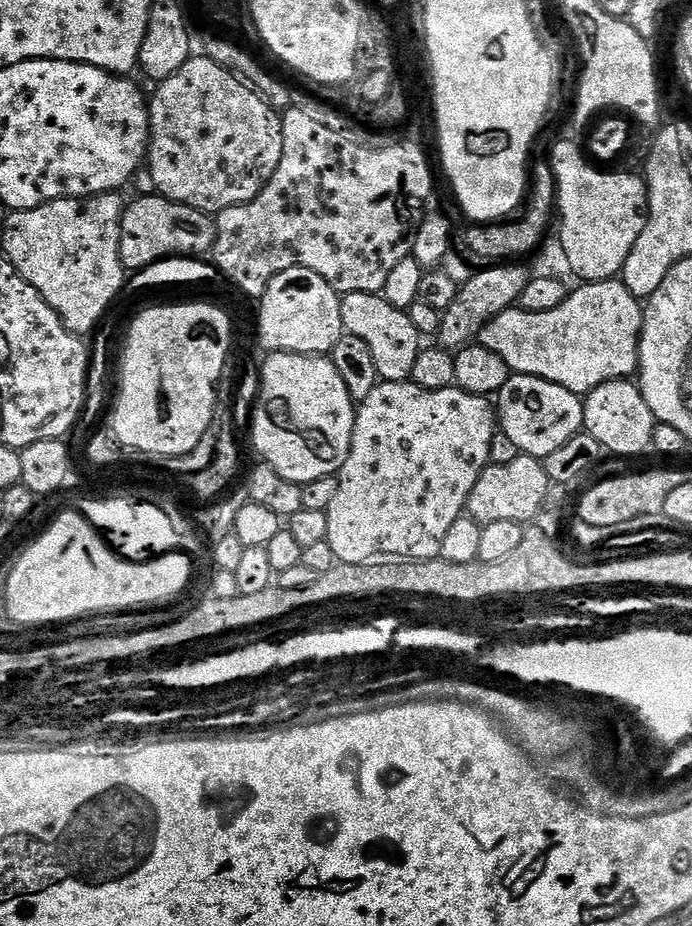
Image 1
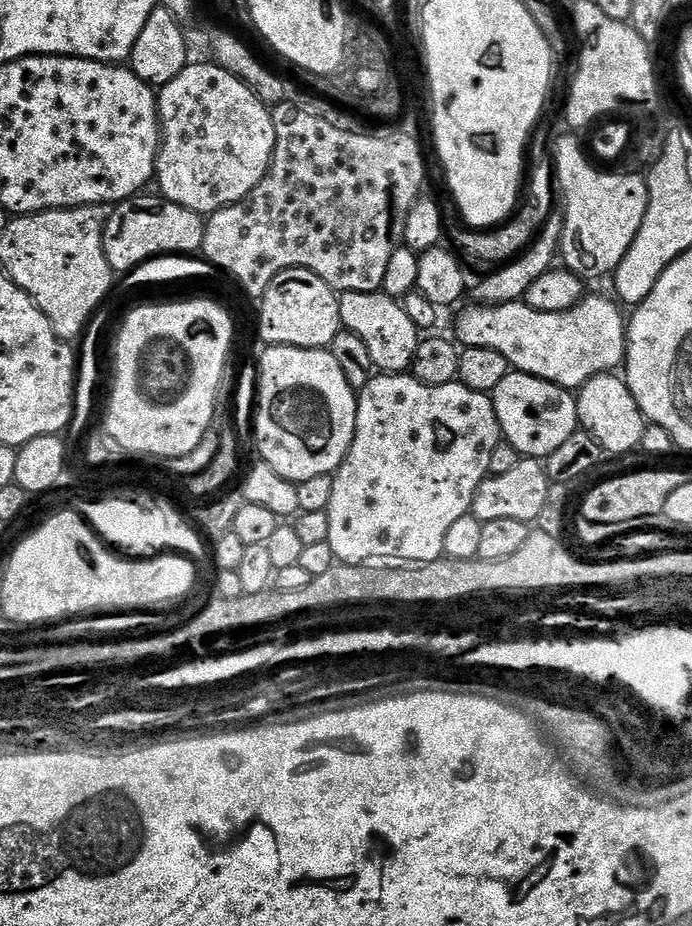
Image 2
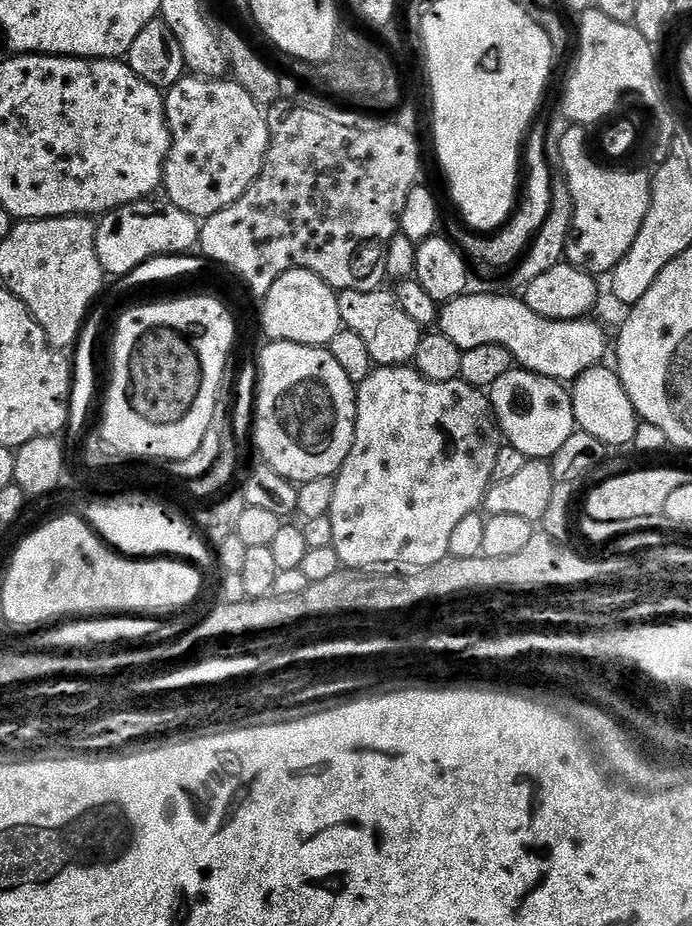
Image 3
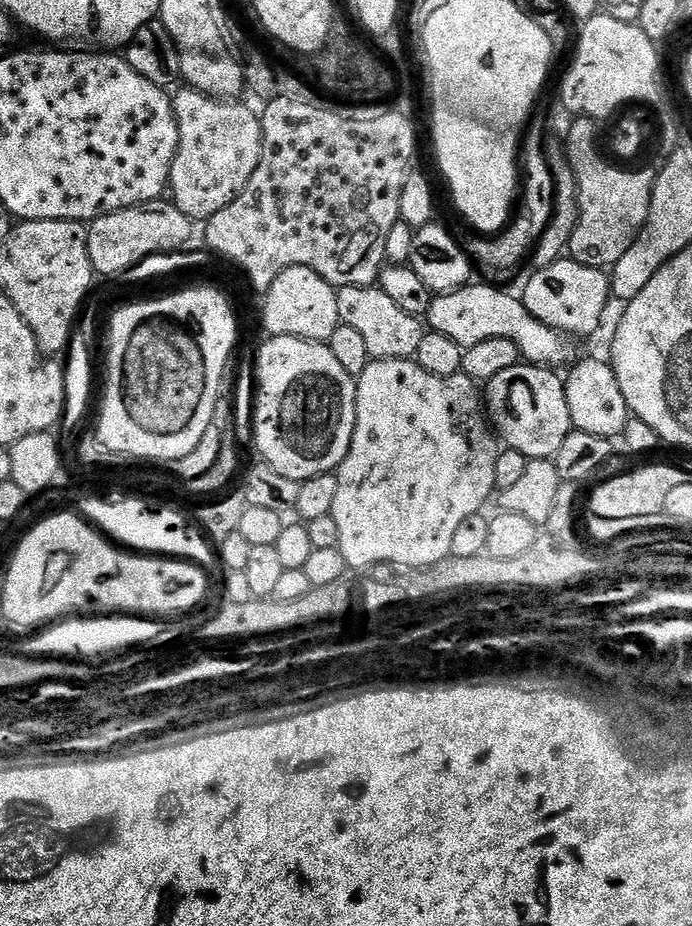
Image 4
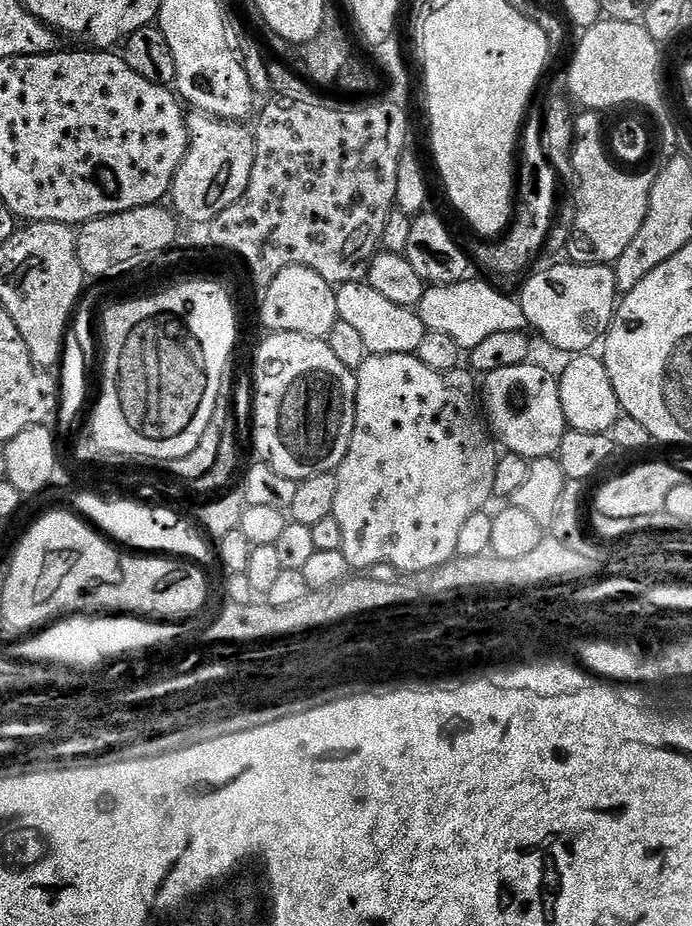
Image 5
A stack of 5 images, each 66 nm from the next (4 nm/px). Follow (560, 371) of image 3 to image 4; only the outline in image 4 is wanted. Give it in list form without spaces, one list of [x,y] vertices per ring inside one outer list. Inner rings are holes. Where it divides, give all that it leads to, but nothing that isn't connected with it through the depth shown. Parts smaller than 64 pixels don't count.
[[[472,282],[460,289],[454,289],[453,292],[437,295],[428,311],[426,324],[431,331],[446,334],[446,338],[454,338],[454,342],[458,342],[463,349],[474,346],[478,342],[486,342],[486,338],[510,338],[518,346],[521,357],[530,364],[541,366],[564,364],[563,366],[568,366],[578,356],[576,353],[577,341],[573,337],[566,336],[564,333],[538,322],[538,318],[534,318],[534,314],[530,314],[530,310],[526,310],[523,299],[519,295],[511,296],[510,293],[503,292],[500,288],[491,288],[488,284]]]

